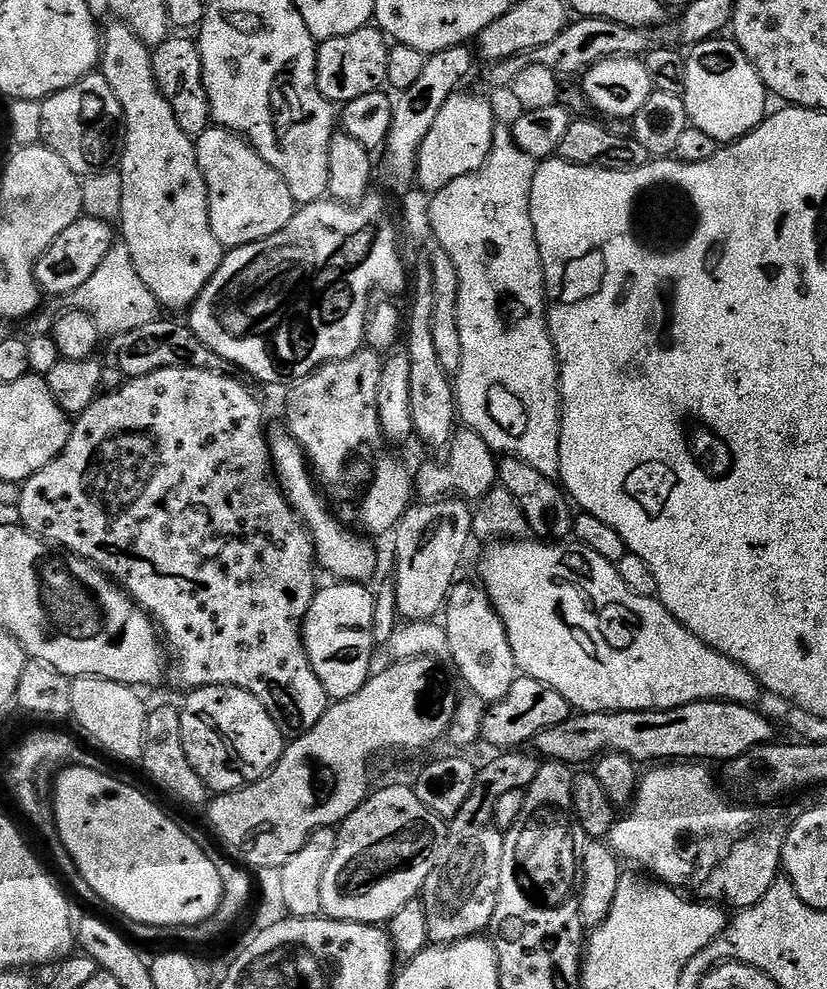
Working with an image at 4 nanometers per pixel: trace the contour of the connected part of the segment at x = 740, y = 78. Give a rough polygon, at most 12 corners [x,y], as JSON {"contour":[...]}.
{"contour":[[735,39],[691,45],[689,125],[720,146],[770,112]]}

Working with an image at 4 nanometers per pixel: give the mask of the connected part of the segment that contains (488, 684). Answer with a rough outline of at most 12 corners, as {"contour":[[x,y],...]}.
{"contour":[[479,583],[453,584],[448,656],[485,705],[518,679],[506,626]]}

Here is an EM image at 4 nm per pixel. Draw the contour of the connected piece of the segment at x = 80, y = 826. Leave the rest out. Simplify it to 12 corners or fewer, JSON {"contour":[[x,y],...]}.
{"contour":[[112,774],[56,777],[80,876],[125,921],[195,929],[224,883]]}

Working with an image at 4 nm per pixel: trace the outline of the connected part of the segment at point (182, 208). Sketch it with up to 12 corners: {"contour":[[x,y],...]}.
{"contour":[[127,24],[98,72],[124,115],[118,232],[161,309],[224,261],[193,137]]}

